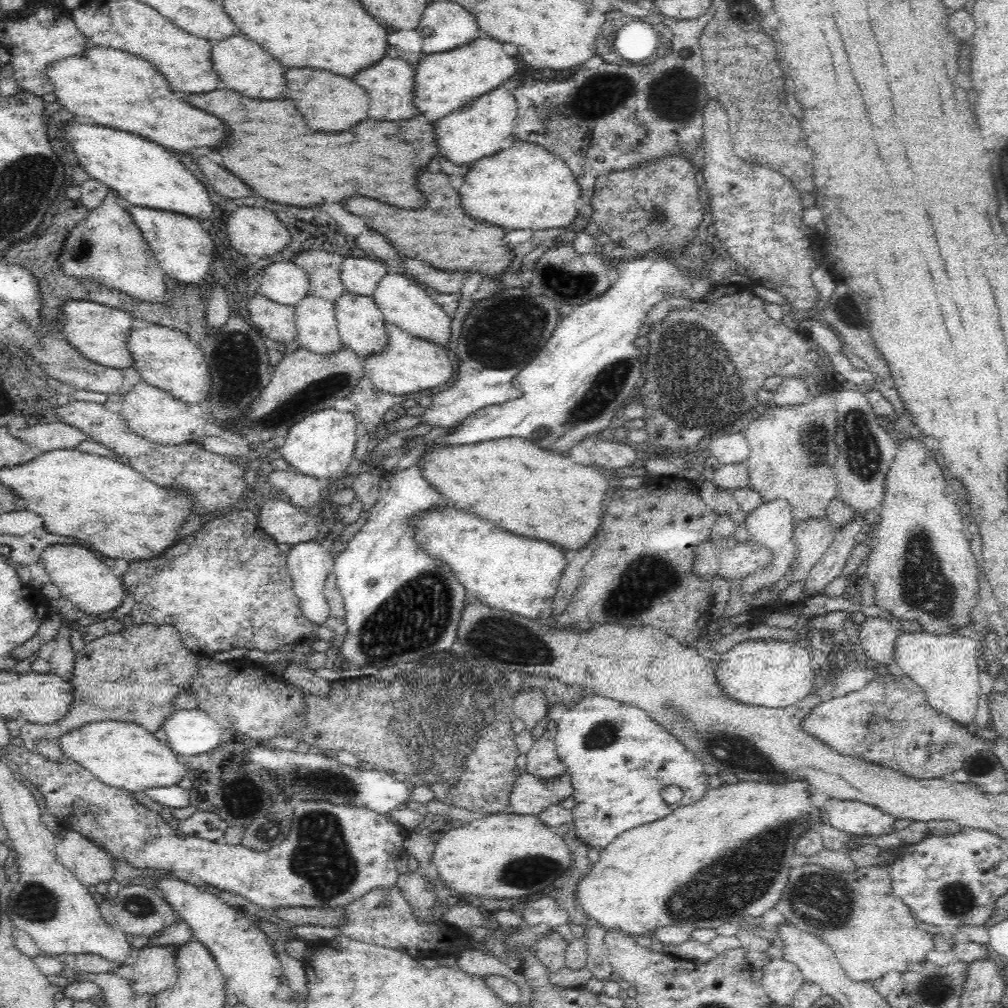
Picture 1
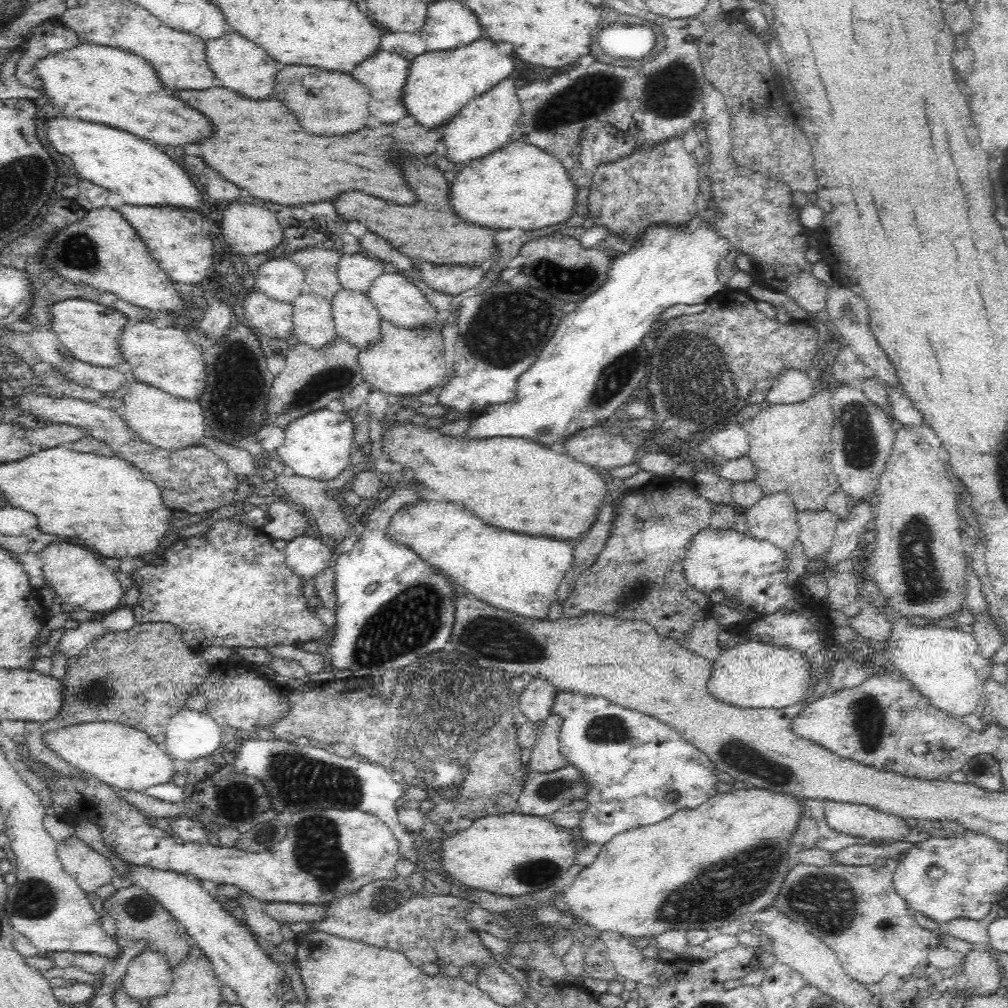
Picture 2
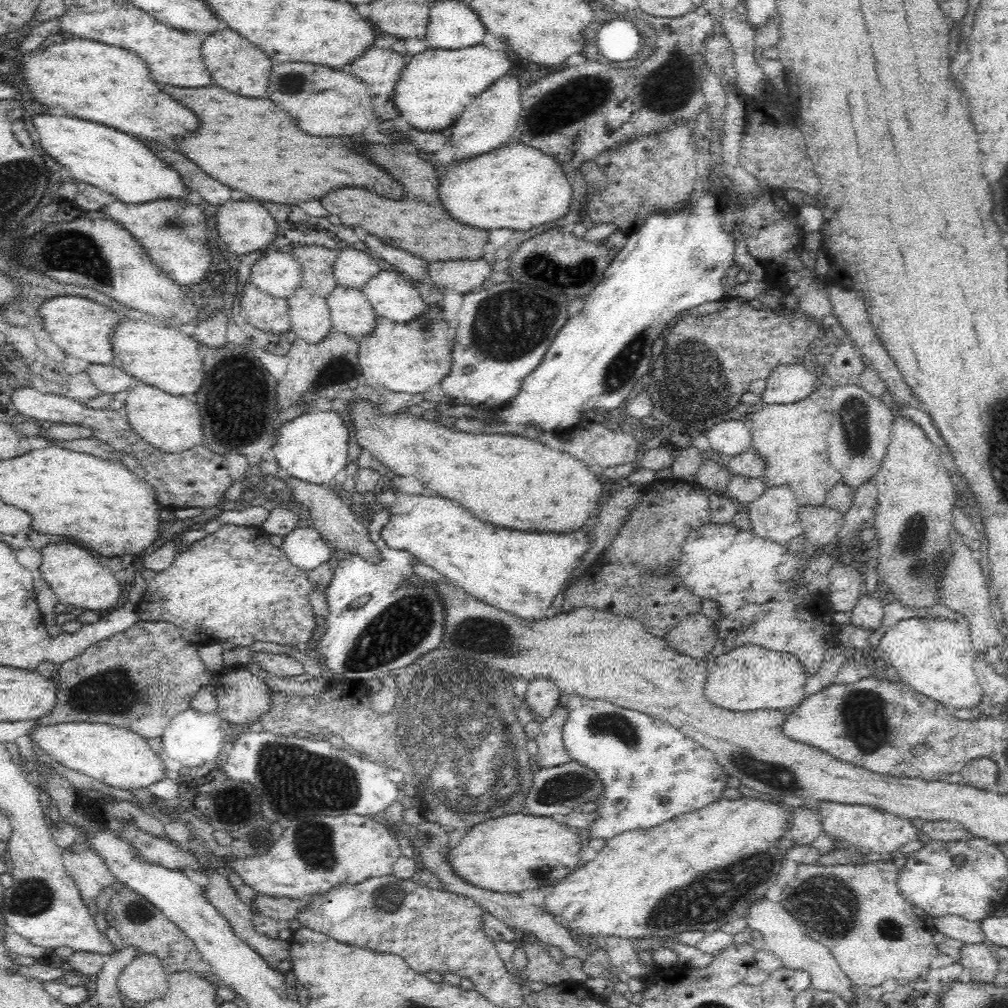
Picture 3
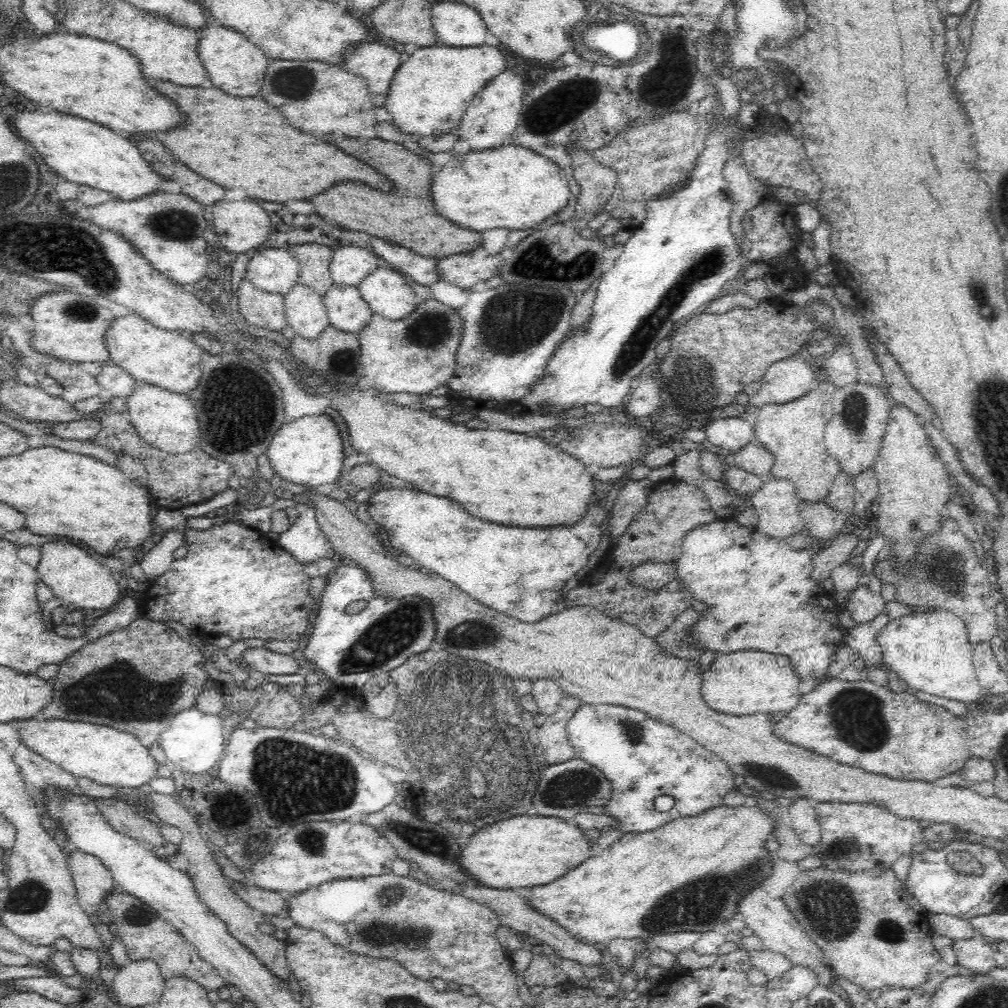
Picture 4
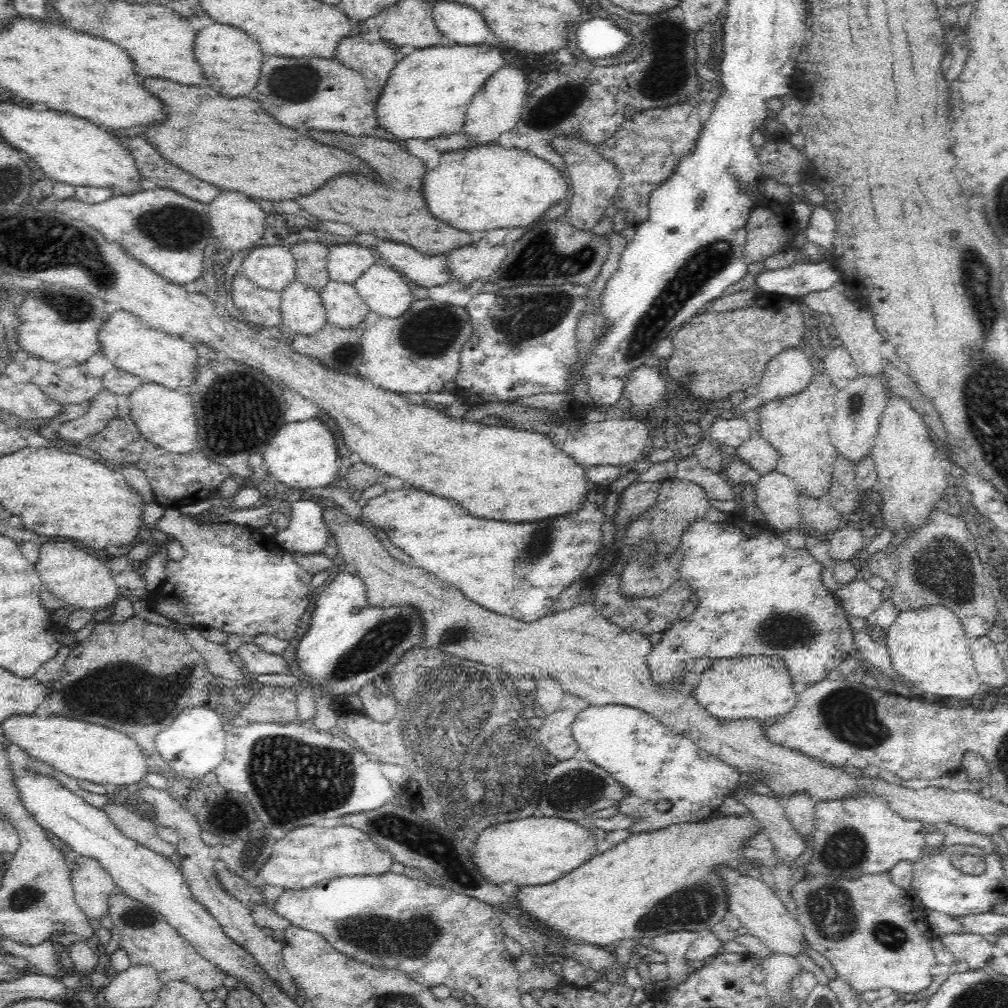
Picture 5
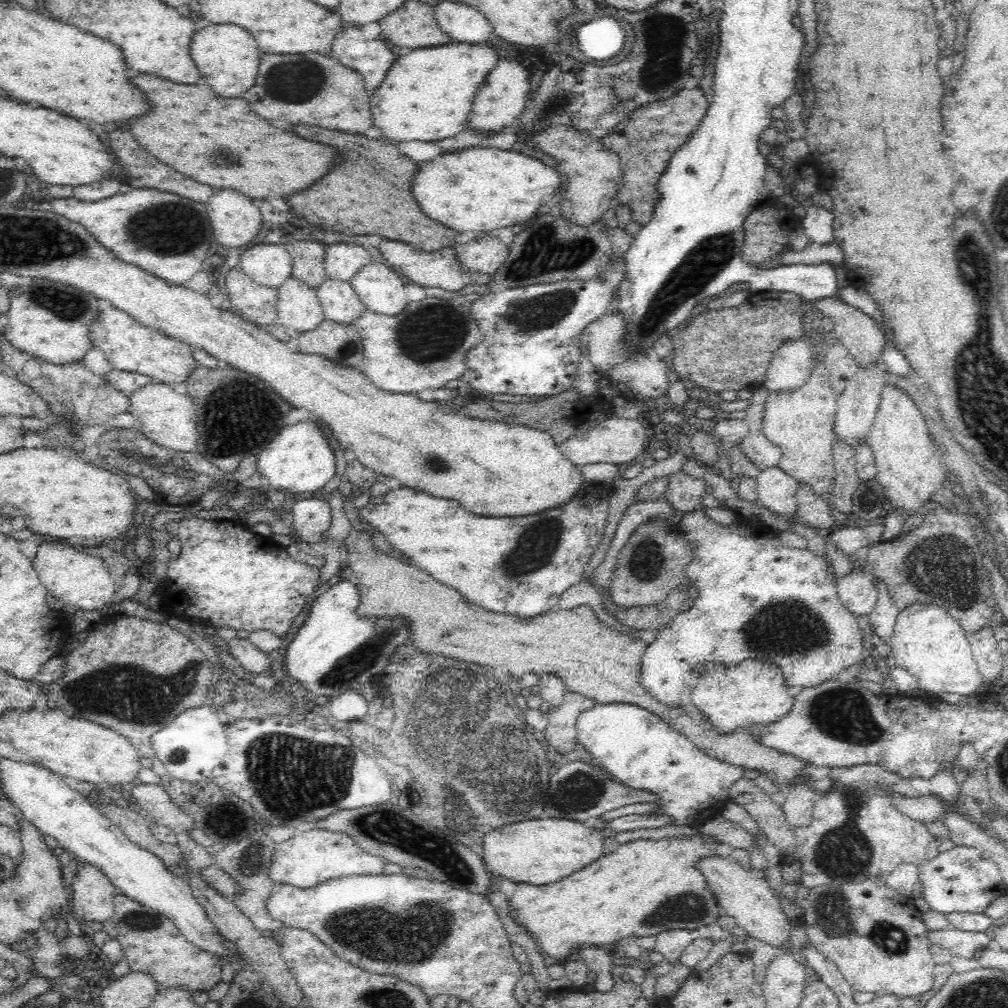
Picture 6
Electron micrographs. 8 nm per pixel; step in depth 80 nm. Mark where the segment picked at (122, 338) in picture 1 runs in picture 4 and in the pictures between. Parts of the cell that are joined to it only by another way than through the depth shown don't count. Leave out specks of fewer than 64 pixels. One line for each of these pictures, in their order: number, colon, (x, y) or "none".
2: (87, 331)
3: (81, 327)
4: (68, 325)

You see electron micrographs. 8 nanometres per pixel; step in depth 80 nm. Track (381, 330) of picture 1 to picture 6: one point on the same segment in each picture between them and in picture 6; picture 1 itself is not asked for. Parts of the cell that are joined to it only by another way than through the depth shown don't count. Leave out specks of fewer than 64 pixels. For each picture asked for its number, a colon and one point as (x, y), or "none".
2: (357, 321)
3: (350, 313)
4: (346, 310)
5: (343, 307)
6: (338, 300)

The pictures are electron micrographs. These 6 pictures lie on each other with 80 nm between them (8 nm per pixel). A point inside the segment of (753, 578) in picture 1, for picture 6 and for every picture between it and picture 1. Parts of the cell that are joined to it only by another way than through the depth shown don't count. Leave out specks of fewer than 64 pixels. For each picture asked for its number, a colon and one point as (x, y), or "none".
2: (773, 518)
3: (774, 514)
4: (776, 504)
5: (776, 494)
6: (777, 490)

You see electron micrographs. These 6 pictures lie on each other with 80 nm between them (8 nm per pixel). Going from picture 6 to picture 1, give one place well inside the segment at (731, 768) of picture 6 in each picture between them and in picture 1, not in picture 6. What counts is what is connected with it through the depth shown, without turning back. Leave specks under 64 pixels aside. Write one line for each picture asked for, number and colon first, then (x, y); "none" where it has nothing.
1: (620, 759)
2: (632, 761)
3: (640, 760)
4: (643, 758)
5: (649, 759)

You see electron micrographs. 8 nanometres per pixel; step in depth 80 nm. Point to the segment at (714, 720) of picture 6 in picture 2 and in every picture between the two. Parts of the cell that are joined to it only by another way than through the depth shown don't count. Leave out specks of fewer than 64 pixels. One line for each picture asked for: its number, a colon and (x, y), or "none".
2: (752, 675)
3: (750, 678)
4: (741, 684)
5: (759, 687)

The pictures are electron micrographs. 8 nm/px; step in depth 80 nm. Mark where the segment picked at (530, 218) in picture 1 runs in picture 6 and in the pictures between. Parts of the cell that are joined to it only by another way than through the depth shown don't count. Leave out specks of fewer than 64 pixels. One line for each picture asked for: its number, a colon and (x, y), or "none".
2: (518, 186)
3: (515, 186)
4: (506, 187)
5: (482, 188)
6: (492, 188)

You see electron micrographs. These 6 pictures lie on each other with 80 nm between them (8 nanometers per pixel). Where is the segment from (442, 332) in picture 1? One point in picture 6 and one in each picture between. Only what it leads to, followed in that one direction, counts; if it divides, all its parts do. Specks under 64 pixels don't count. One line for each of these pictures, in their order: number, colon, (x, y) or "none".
2: (400, 302)
3: (390, 294)
4: (385, 291)
5: (381, 288)
6: (381, 290)

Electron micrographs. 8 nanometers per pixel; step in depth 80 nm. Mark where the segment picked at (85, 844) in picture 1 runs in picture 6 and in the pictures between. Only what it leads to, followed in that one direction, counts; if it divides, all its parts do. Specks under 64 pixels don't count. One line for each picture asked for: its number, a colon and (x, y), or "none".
2: (91, 870)
3: (91, 875)
4: (93, 882)
5: (93, 886)
6: (93, 893)

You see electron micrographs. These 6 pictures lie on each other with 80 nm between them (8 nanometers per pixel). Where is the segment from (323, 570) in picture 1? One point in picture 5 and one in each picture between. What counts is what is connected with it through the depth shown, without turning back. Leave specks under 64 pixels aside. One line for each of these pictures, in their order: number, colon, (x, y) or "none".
2: (306, 555)
3: (305, 547)
4: (304, 540)
5: (307, 532)

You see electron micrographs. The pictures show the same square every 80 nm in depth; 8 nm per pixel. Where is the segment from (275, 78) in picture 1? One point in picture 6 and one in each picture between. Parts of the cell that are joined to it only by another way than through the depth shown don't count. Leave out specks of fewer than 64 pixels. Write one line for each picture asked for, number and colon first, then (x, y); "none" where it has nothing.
2: (238, 63)
3: (234, 63)
4: (219, 48)
5: (231, 60)
6: (228, 58)

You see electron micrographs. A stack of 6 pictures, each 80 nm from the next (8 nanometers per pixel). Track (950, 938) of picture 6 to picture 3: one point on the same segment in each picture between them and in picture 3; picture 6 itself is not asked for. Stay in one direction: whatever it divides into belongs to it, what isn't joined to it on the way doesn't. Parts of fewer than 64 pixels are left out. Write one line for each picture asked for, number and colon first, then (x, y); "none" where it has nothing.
3: (983, 964)
4: (976, 954)
5: (972, 948)

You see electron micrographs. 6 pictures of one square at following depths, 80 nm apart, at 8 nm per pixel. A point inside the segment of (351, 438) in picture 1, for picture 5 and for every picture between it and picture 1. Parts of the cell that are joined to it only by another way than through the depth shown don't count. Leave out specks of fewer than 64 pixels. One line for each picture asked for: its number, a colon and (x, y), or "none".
2: (317, 446)
3: (313, 447)
4: (308, 450)
5: (303, 454)

